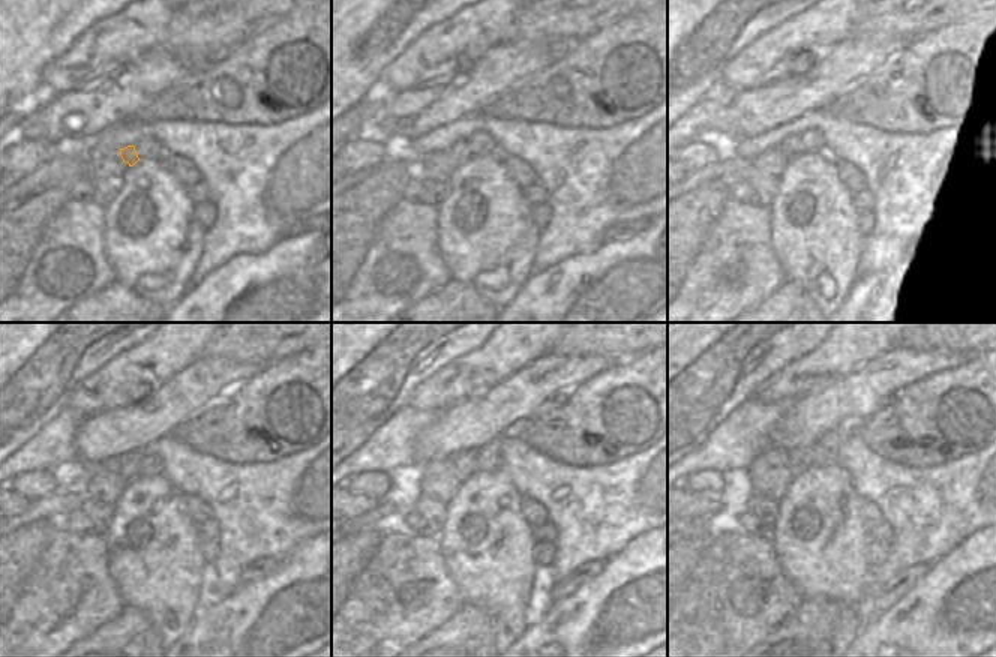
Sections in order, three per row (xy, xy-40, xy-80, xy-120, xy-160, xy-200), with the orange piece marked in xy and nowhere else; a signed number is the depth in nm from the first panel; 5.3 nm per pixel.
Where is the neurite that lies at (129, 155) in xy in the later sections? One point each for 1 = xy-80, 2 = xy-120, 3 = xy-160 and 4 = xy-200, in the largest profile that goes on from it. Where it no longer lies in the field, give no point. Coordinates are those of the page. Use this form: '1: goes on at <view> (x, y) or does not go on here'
1: goes on at xy-80 (792, 146)
2: goes on at xy-120 (126, 465)
3: goes on at xy-160 (465, 462)
4: goes on at xy-200 (800, 459)

